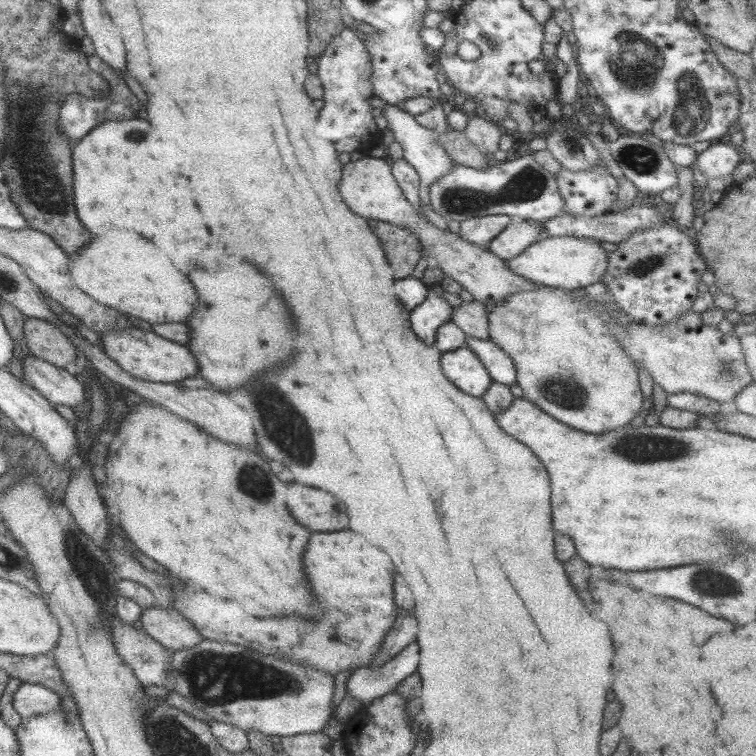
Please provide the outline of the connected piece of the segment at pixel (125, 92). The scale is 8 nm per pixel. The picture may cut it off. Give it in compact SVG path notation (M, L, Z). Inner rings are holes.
M89 55L87 64L90 70L97 72L105 81L111 94L107 97L86 97L79 93L68 94L60 103L58 112L58 124L60 129L66 134L65 138L69 138L69 142L73 144L85 137L94 126L106 120L118 121L136 118L139 104L133 92L129 90L127 85L119 74L113 74L113 70L109 70L97 55Z

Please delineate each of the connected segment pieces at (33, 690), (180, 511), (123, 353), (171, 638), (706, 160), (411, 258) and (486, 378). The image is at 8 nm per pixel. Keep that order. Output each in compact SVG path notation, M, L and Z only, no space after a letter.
M22 682L12 697L13 707L21 719L38 714L63 711L57 693L41 686Z
M141 402L125 414L117 434L109 441L100 475L98 487L109 523L121 524L139 552L181 580L199 584L213 596L235 600L257 618L287 614L315 616L311 594L301 572L301 554L309 530L333 532L347 528L345 506L329 492L293 482L289 484L285 500L285 484L273 476L268 461L260 453L219 440L153 402Z
M137 327L97 333L102 351L114 360L127 374L151 382L180 382L184 378L198 376L198 366L186 345L169 342L153 331Z
M149 607L139 616L142 631L163 648L171 651L181 650L196 645L202 636L193 629L193 625L179 613L169 607Z
M711 144L703 152L697 154L692 166L707 180L725 178L742 161L740 150L730 144Z
M367 220L370 229L381 243L386 261L393 269L394 280L410 276L422 257L417 237L408 230L379 220Z
M468 346L441 353L439 364L445 378L469 396L481 397L493 382L481 361Z

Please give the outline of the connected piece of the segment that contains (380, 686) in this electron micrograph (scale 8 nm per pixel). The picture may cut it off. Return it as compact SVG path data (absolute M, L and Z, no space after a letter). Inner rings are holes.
M410 642L392 659L378 667L357 667L345 681L345 692L361 704L371 702L387 692L417 670L419 646Z

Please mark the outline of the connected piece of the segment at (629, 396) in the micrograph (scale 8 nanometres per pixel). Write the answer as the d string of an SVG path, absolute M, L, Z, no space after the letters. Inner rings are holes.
M543 285L543 288L510 294L503 300L484 307L487 317L488 339L493 341L493 344L496 344L513 361L516 372L515 382L523 391L524 395L522 397L525 400L532 402L555 420L561 421L571 428L591 434L601 434L602 432L607 432L607 430L625 426L637 414L643 416L641 404L643 404L644 396L639 390L639 384L637 384L637 370L635 370L636 366L633 366L634 362L627 358L627 354L623 352L623 347L619 344L619 341L616 341L608 326L597 315L594 315L594 310L579 301L574 301L570 297L569 291L561 288L552 289Z

